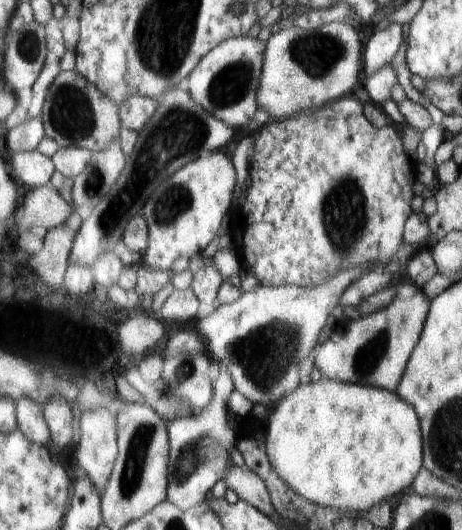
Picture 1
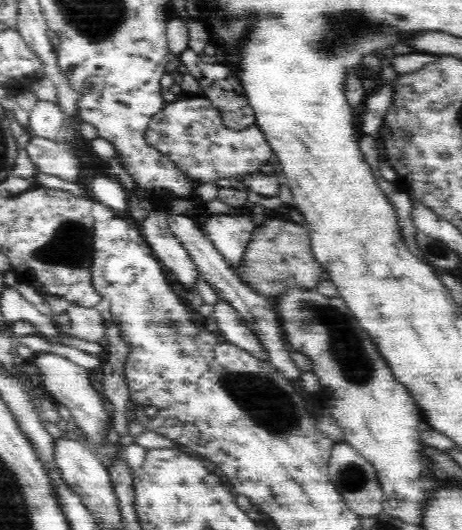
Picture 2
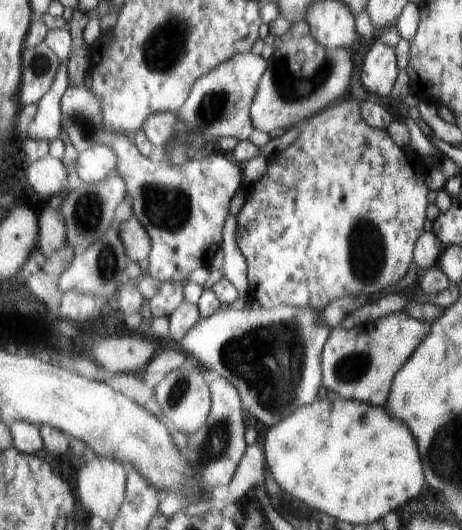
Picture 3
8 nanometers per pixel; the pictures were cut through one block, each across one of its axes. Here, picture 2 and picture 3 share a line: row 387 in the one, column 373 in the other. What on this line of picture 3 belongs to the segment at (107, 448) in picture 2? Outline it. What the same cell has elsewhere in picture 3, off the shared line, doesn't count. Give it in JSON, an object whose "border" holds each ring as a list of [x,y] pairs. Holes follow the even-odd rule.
{"border":[[[380,39],[372,44],[364,58],[363,72],[360,74],[362,86],[369,94],[386,98],[394,88],[398,76],[395,48]]]}

